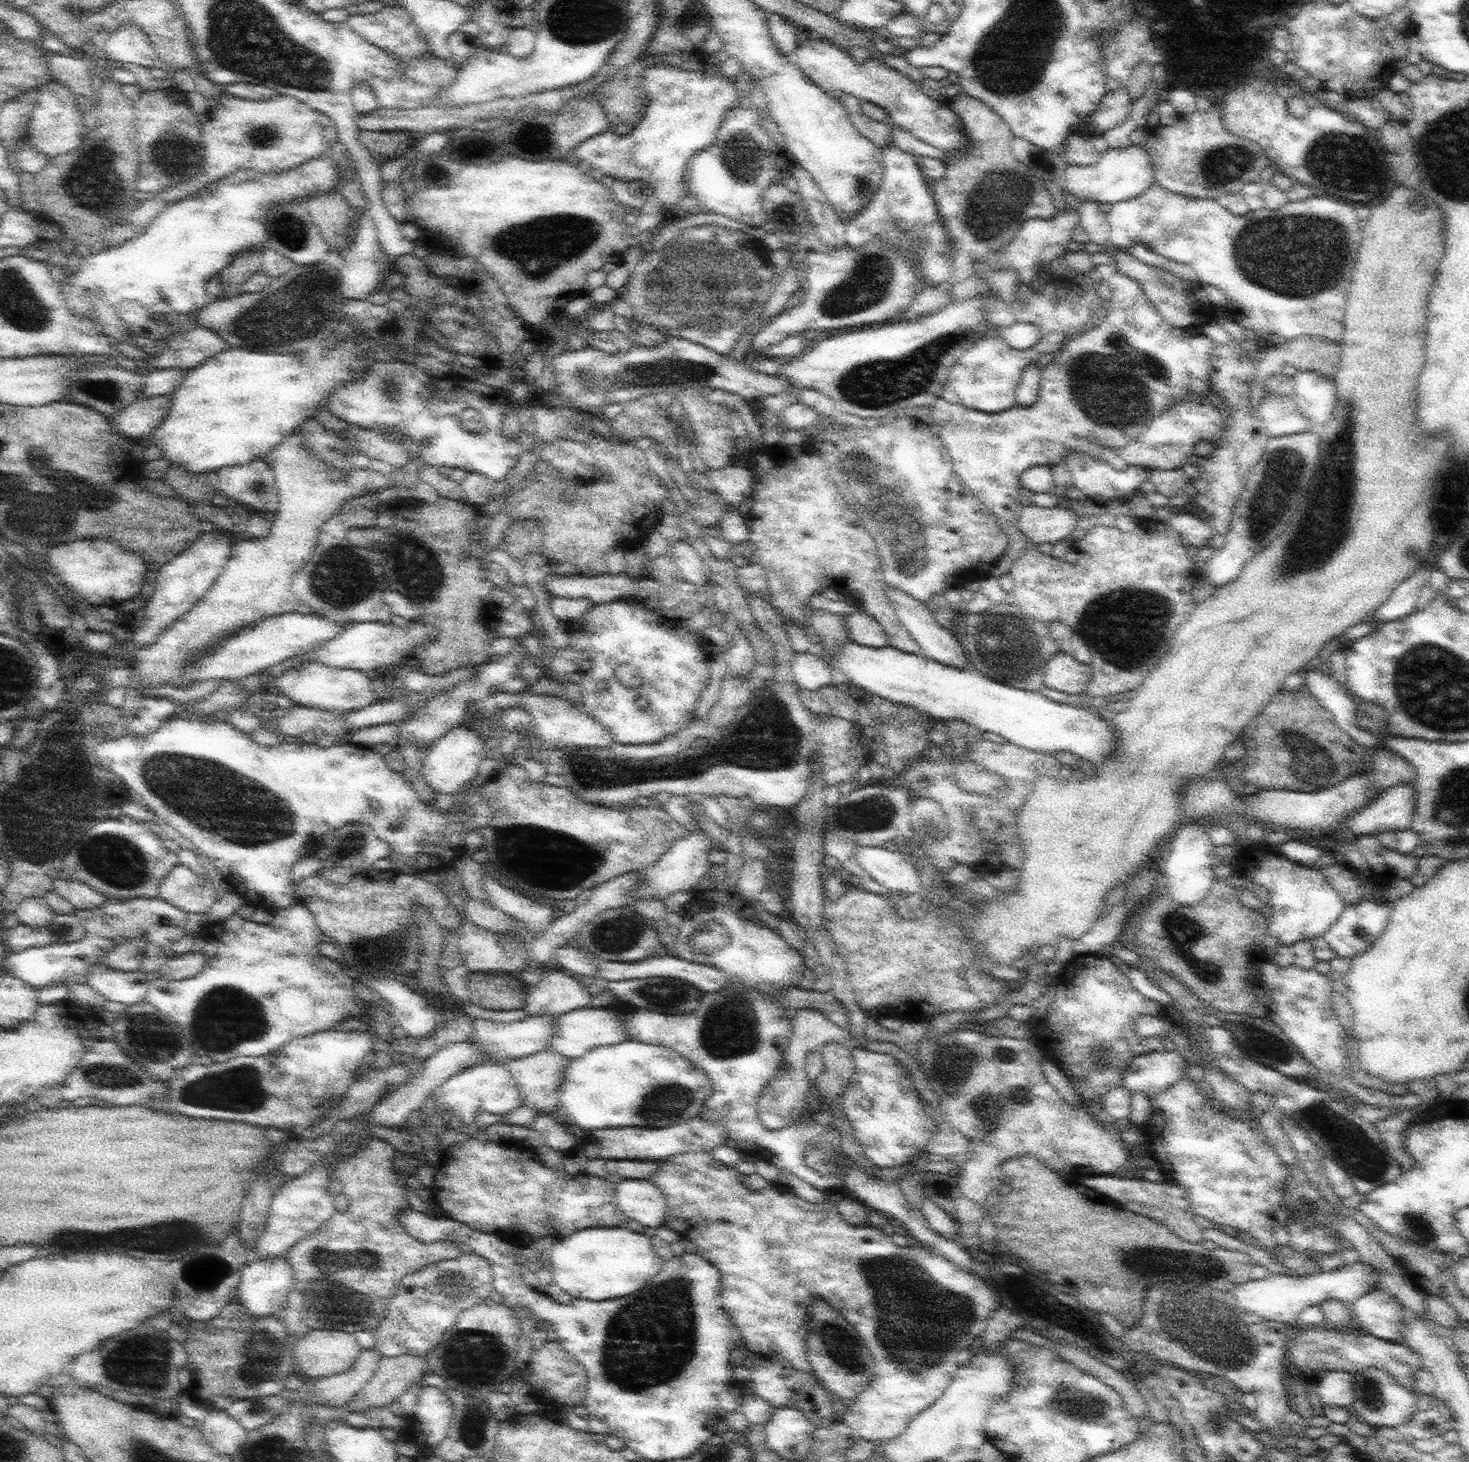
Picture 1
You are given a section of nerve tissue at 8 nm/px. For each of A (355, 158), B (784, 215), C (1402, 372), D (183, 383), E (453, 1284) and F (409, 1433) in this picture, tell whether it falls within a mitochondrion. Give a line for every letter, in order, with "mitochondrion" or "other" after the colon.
A: other
B: other
C: other
D: other
E: mitochondrion
F: other

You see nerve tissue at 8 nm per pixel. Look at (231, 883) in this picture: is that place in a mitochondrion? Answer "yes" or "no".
no

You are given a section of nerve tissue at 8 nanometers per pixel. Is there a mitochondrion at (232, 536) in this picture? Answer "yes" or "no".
no

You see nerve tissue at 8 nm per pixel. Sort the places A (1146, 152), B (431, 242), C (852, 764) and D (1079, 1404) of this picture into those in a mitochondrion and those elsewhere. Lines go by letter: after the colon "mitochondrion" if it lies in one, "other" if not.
A: other
B: other
C: other
D: mitochondrion

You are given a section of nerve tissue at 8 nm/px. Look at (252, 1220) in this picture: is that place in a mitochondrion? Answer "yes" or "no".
no

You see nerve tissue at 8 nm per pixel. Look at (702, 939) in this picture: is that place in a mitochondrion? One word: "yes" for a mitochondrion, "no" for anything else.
no

